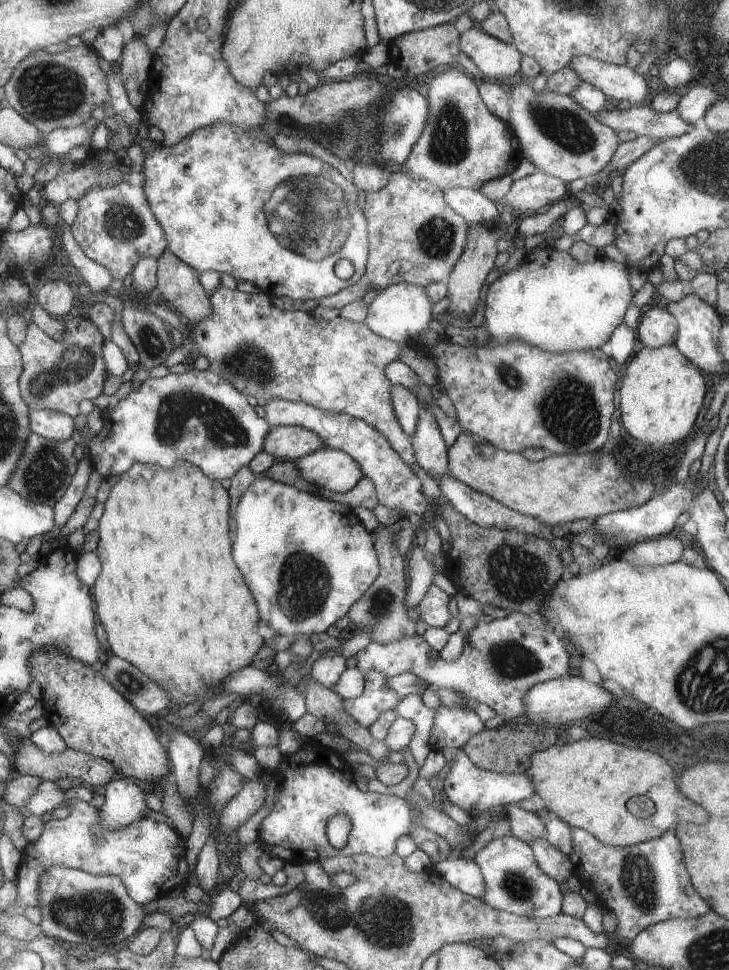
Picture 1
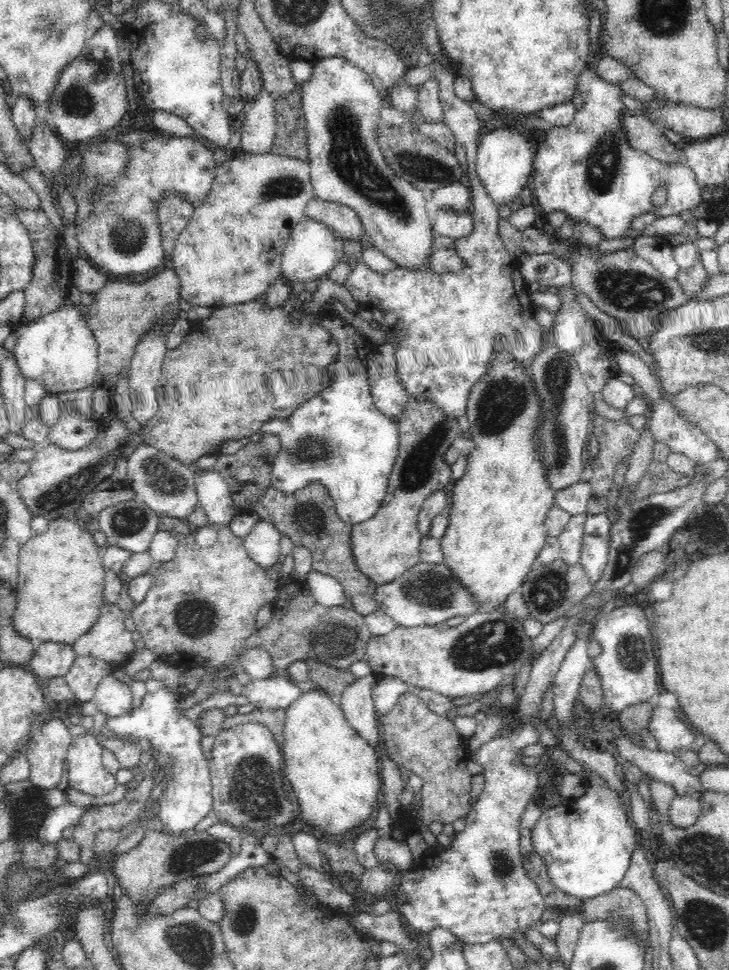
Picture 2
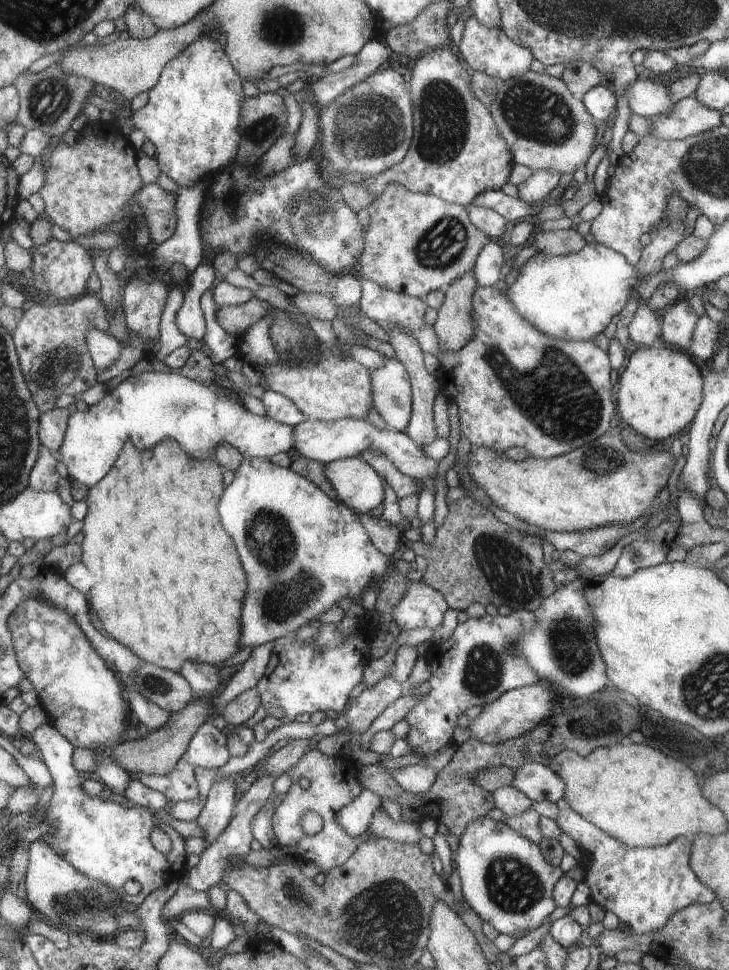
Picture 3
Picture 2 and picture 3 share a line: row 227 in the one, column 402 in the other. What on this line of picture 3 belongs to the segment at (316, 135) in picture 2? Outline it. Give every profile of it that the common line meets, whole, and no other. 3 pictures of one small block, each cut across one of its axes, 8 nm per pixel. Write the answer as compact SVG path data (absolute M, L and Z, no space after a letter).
M386 359L386 364L376 370L370 369L370 378L373 381L373 400L376 412L386 422L388 428L404 432L412 418L412 381L409 371L398 359Z

